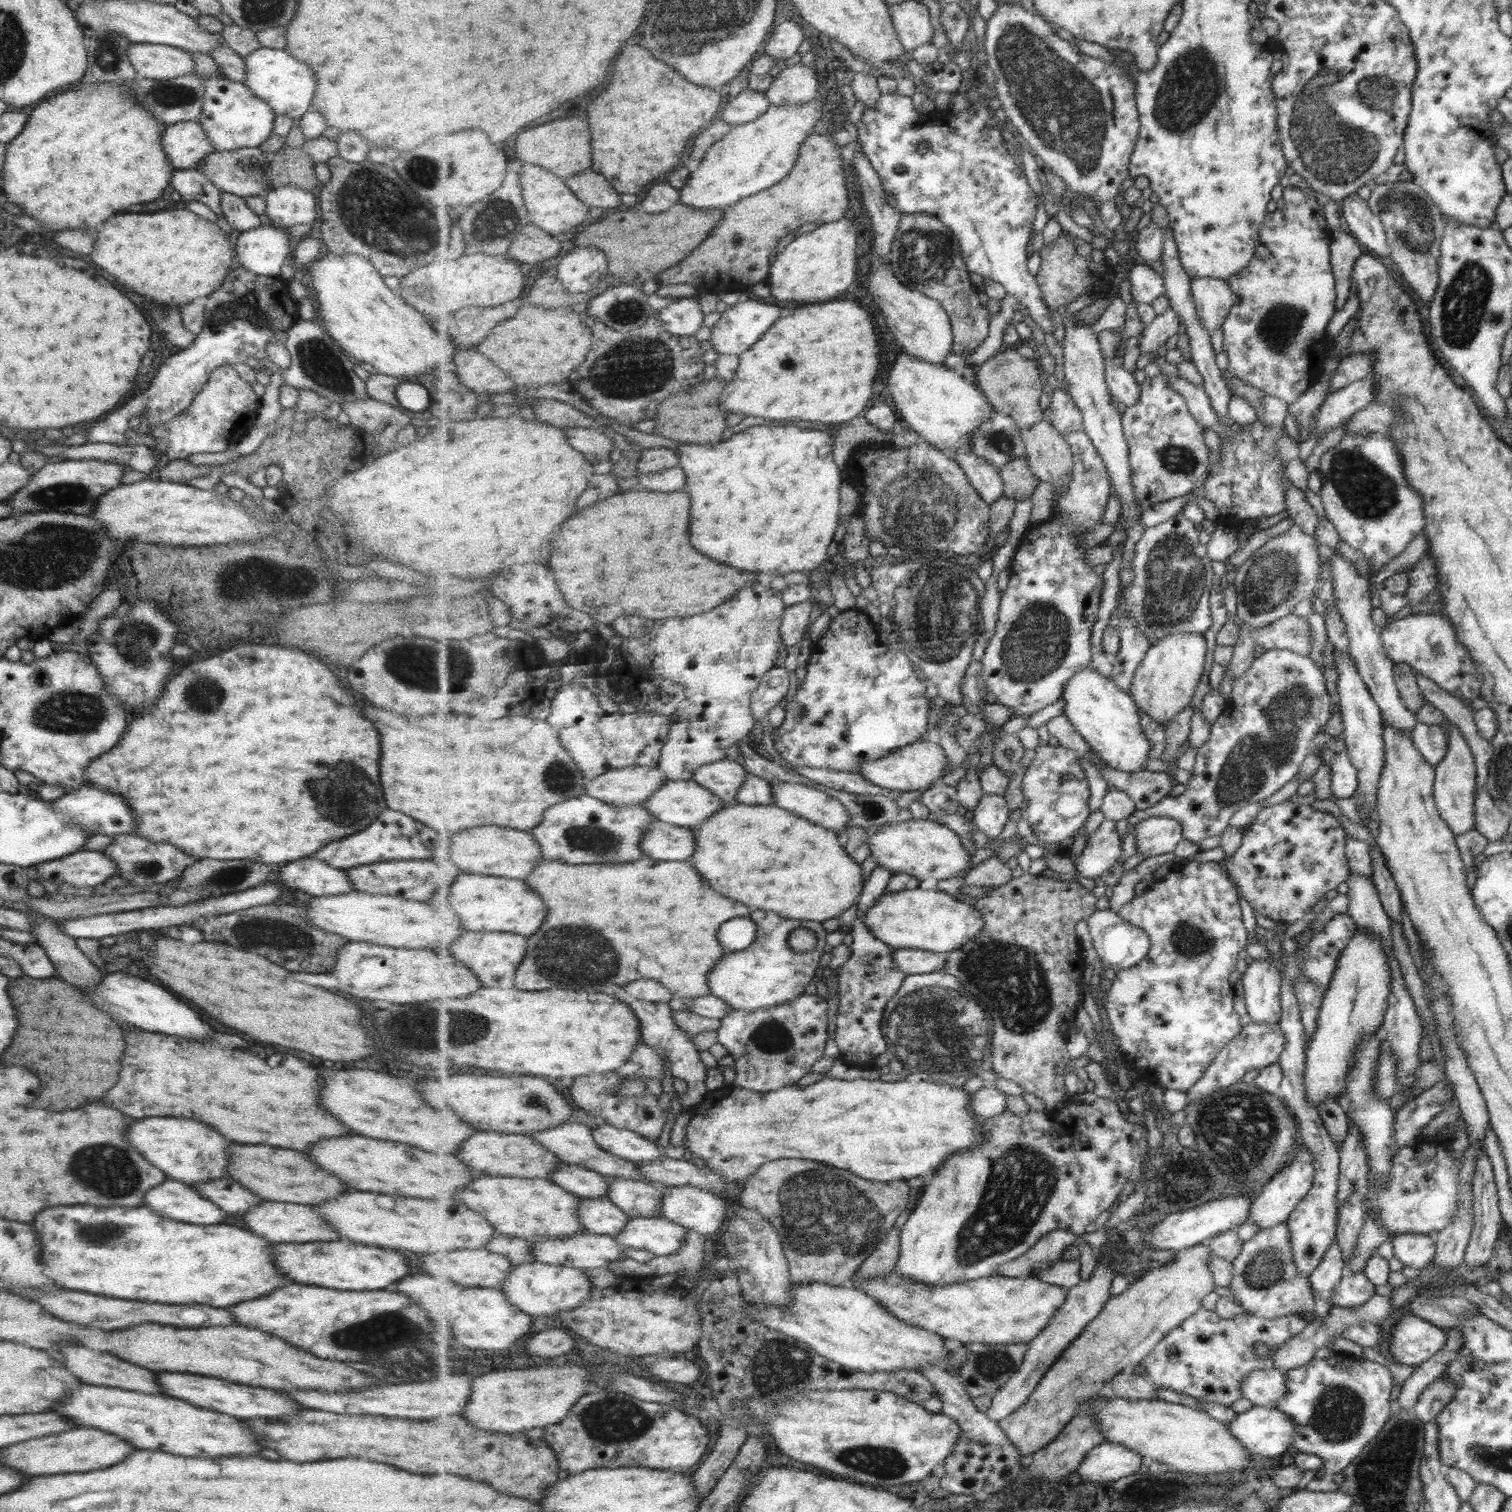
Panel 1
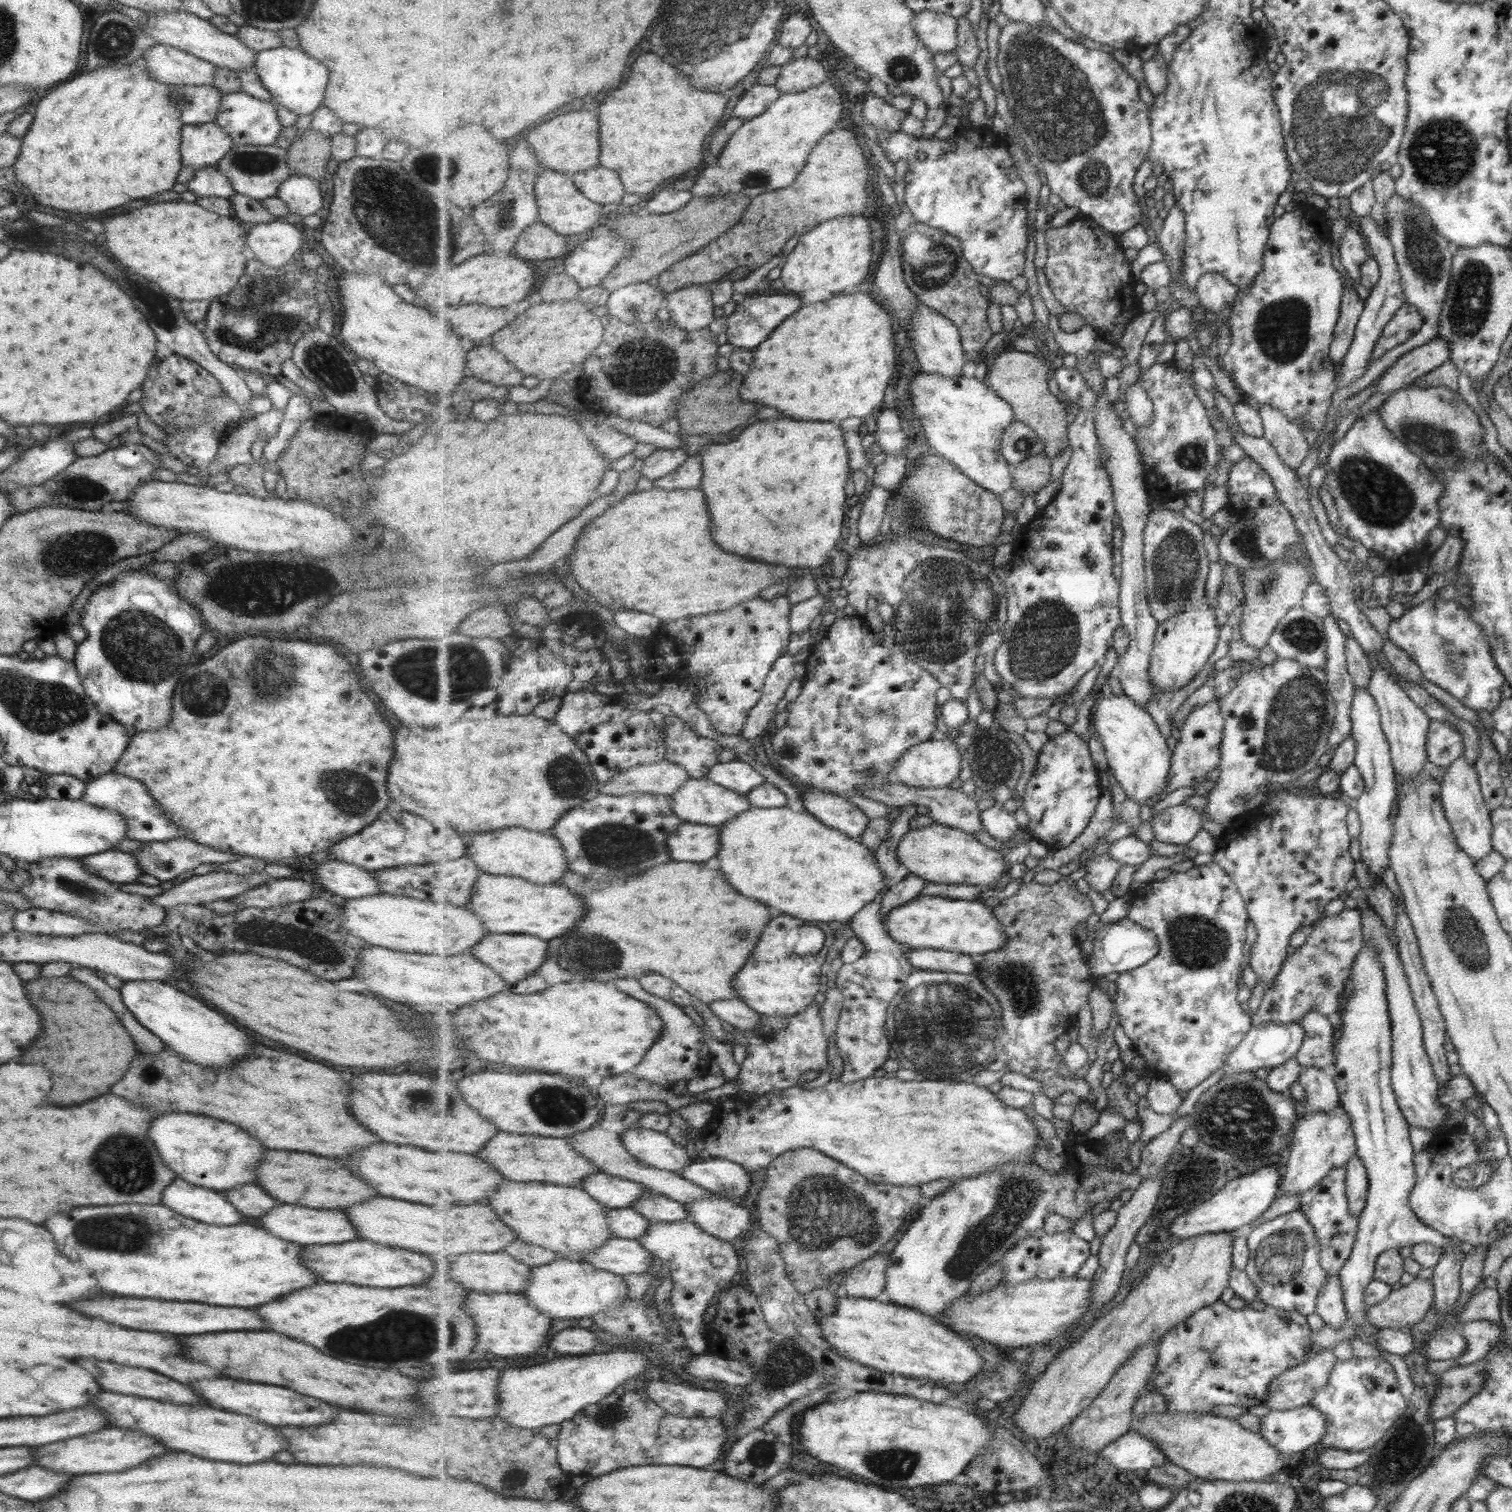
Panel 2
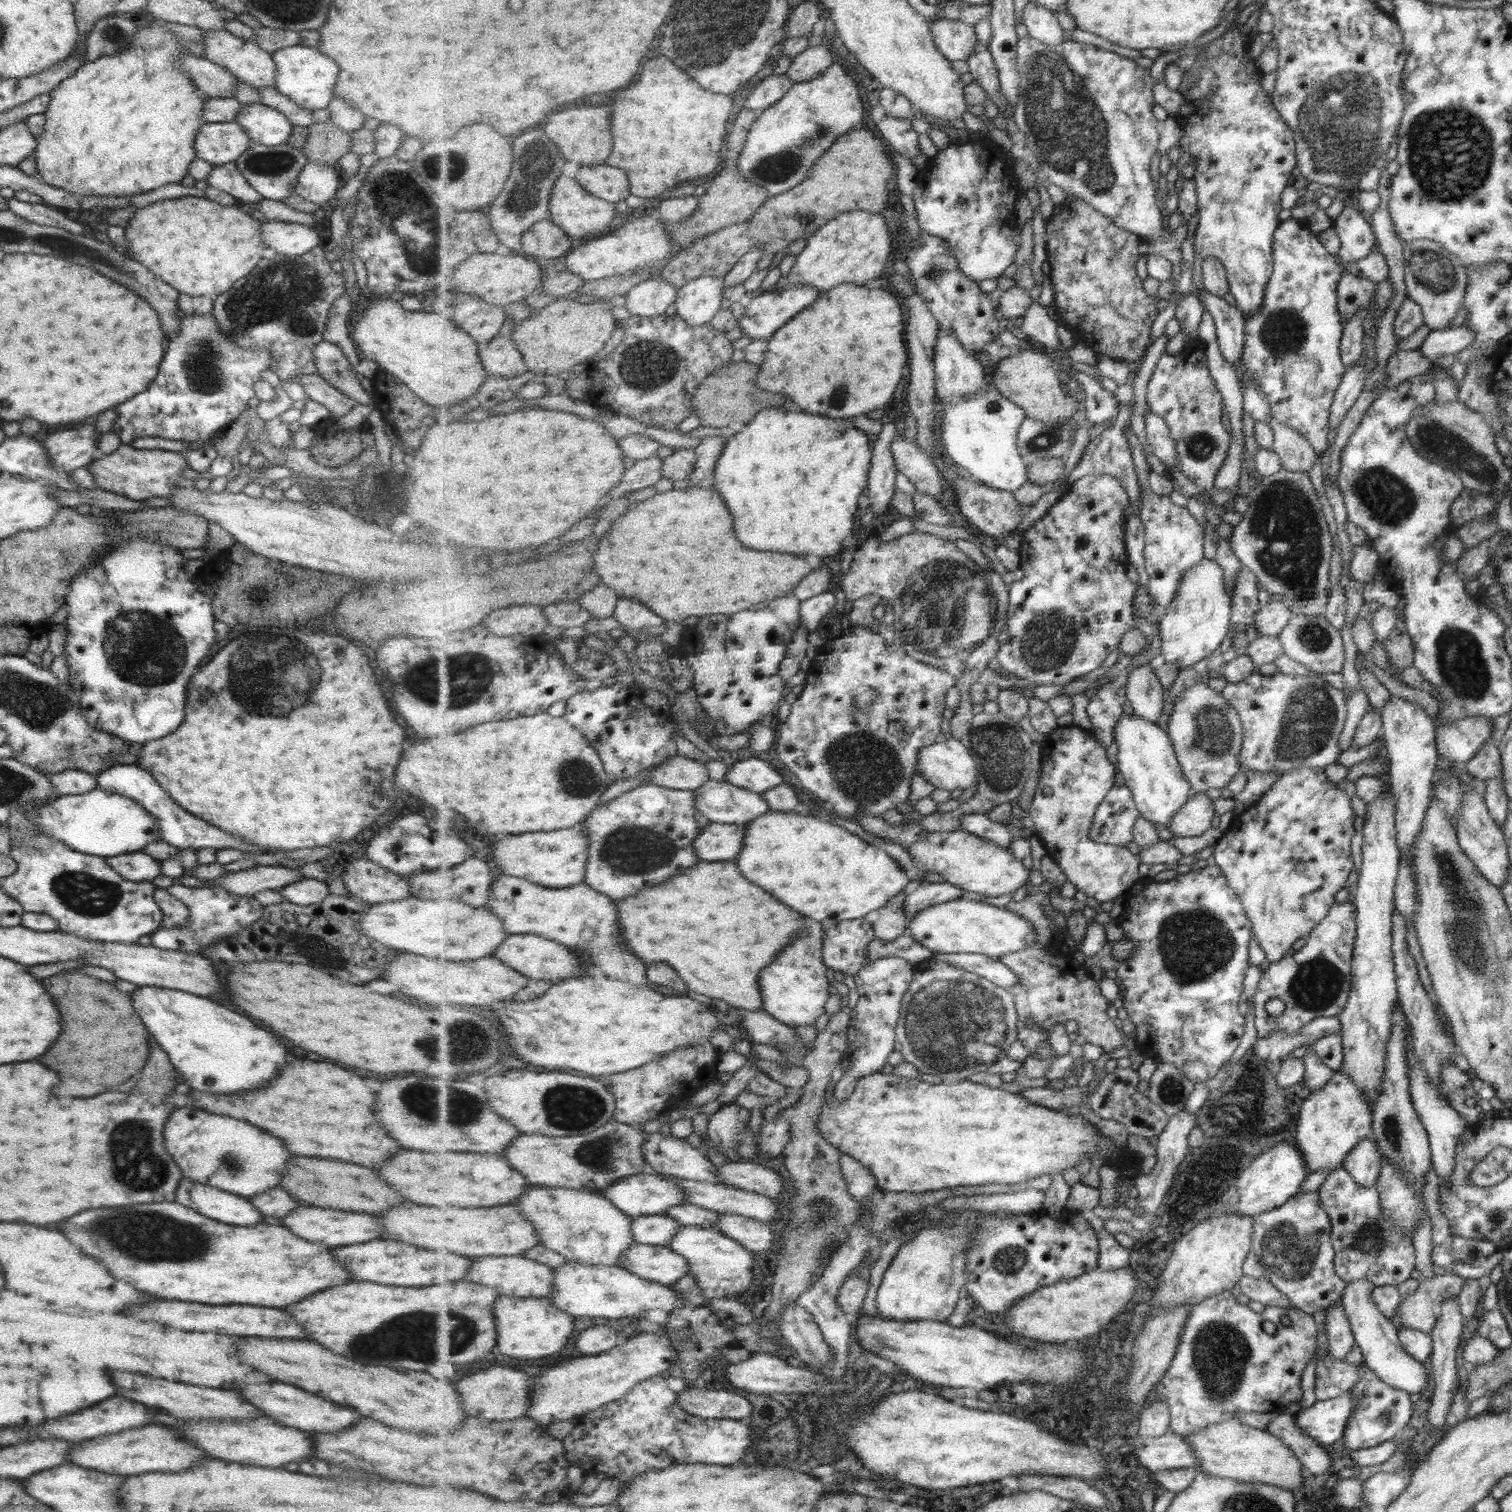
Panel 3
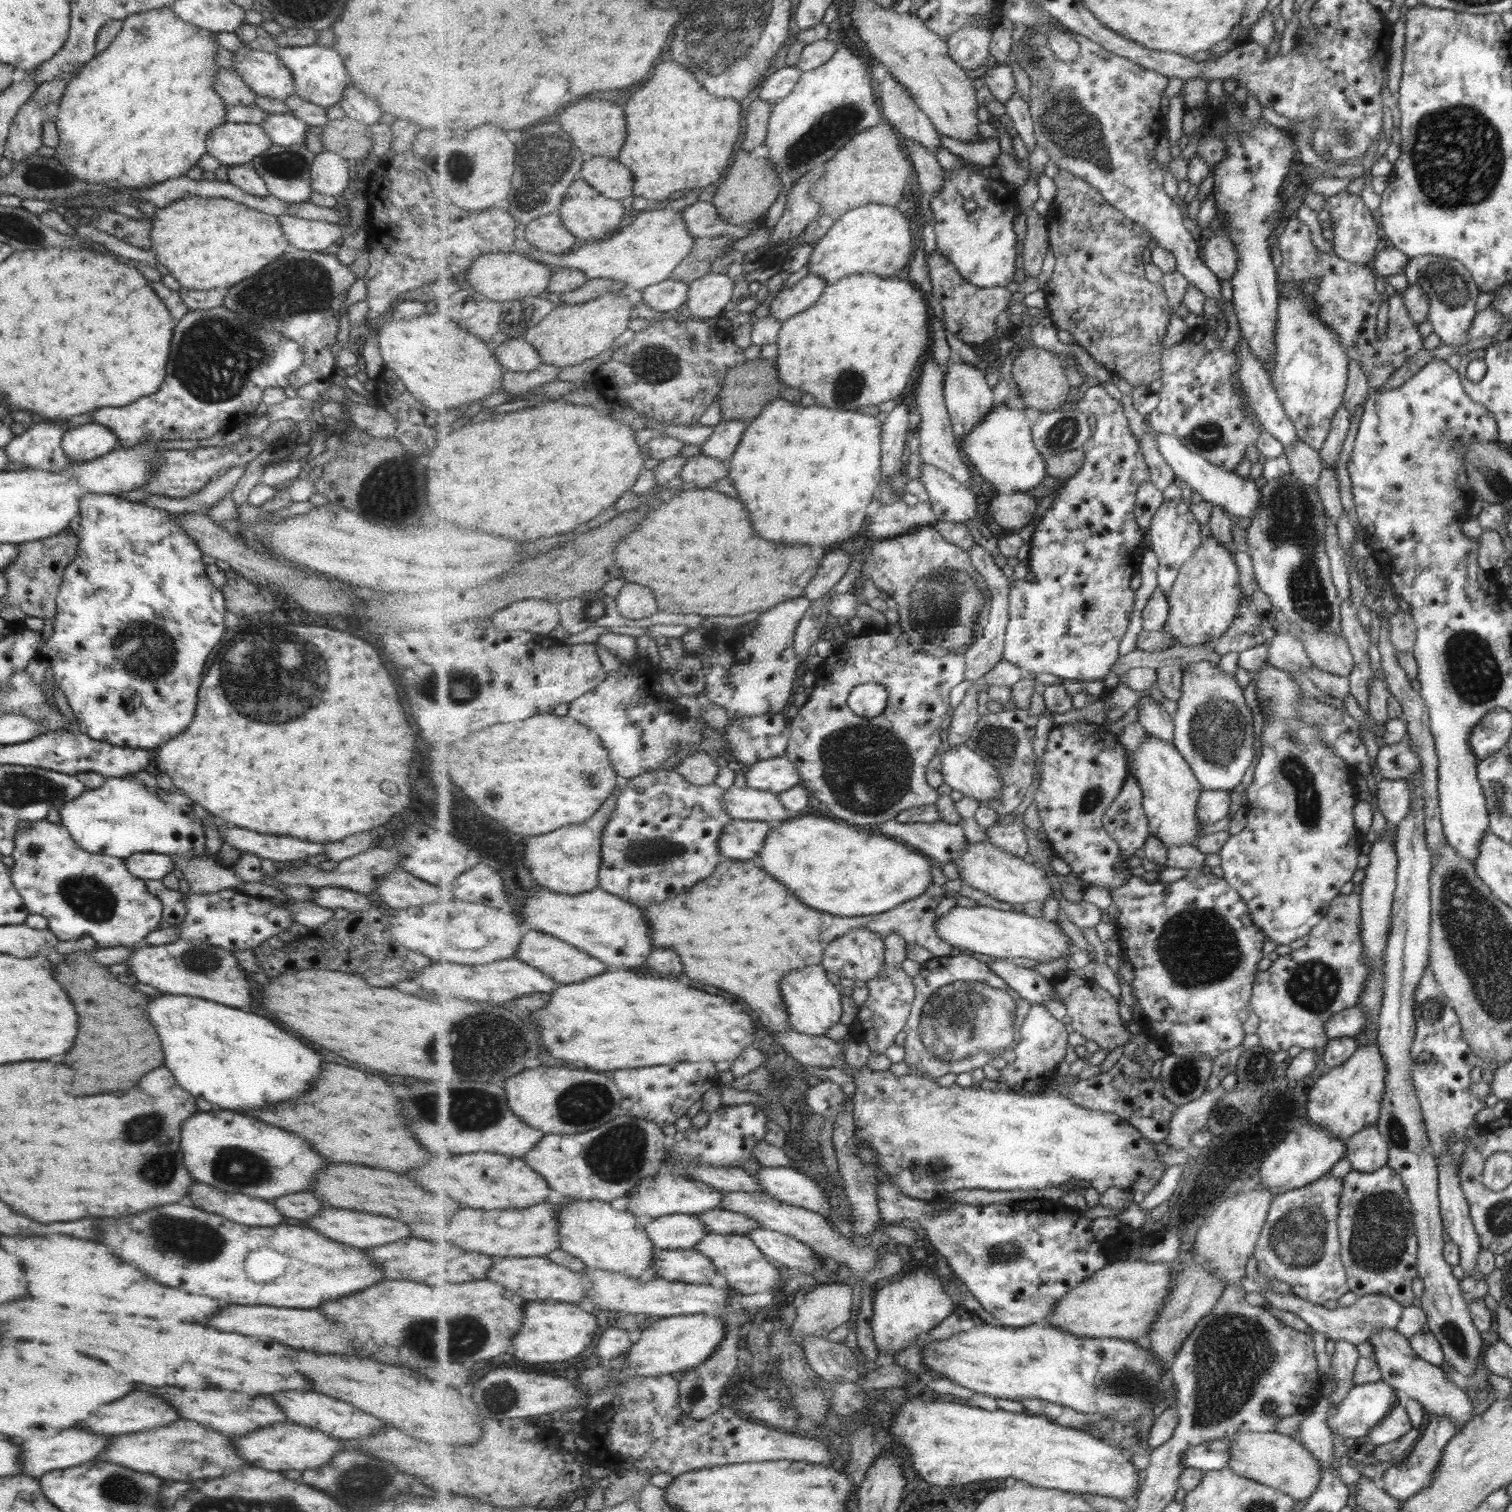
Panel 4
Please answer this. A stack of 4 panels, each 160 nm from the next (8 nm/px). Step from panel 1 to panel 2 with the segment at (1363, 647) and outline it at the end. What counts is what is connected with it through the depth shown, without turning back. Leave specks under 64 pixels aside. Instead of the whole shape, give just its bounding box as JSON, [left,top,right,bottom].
[1366,661,1428,779]

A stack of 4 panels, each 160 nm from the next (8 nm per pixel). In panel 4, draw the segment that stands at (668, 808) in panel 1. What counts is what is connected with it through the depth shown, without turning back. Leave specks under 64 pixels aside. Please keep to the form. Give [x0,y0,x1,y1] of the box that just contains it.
[724,785,787,823]

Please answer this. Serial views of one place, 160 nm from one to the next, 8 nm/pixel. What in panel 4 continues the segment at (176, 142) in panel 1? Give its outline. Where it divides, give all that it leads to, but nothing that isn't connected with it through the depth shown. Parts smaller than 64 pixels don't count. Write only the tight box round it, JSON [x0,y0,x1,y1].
[204,122,273,167]

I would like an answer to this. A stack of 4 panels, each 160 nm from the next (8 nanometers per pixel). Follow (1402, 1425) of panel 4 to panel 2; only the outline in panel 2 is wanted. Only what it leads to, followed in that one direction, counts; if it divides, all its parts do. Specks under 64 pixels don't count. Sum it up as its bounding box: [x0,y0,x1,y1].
[1307,1358,1406,1452]

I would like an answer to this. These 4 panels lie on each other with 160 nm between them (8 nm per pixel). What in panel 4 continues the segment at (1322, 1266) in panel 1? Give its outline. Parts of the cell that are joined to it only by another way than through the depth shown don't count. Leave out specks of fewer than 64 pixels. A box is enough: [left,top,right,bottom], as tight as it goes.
[1329,1342,1358,1407]

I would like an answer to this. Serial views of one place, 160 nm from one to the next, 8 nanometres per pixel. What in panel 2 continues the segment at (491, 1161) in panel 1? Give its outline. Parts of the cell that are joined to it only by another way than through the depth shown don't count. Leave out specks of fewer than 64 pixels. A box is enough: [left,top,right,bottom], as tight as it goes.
[479,1132,600,1187]

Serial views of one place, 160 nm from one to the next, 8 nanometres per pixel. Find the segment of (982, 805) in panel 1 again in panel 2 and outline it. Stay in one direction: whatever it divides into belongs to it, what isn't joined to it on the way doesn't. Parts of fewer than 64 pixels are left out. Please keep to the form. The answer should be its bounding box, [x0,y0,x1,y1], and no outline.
[981,803,1021,842]

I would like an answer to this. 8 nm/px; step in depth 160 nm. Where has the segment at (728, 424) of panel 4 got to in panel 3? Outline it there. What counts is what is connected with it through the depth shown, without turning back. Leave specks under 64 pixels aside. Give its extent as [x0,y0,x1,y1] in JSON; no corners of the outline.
[689,435,728,487]

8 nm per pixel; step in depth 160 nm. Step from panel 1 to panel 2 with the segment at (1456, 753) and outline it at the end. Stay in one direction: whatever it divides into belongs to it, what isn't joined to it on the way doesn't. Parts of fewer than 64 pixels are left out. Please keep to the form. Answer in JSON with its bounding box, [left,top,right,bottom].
[1438,756,1493,862]

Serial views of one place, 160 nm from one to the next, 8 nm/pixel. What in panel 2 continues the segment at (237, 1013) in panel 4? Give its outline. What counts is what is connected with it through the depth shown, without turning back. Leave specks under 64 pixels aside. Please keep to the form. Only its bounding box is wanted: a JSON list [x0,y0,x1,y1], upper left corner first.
[118,980,249,1070]

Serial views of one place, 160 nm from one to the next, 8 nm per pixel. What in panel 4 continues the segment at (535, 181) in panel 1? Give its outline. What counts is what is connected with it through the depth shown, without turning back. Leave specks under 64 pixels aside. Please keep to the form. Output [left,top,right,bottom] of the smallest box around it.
[558,178,627,242]

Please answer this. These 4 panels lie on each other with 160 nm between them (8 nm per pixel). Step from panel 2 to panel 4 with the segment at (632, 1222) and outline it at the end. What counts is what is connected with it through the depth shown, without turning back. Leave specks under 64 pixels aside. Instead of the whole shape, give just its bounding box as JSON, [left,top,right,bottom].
[645,1214,710,1250]

